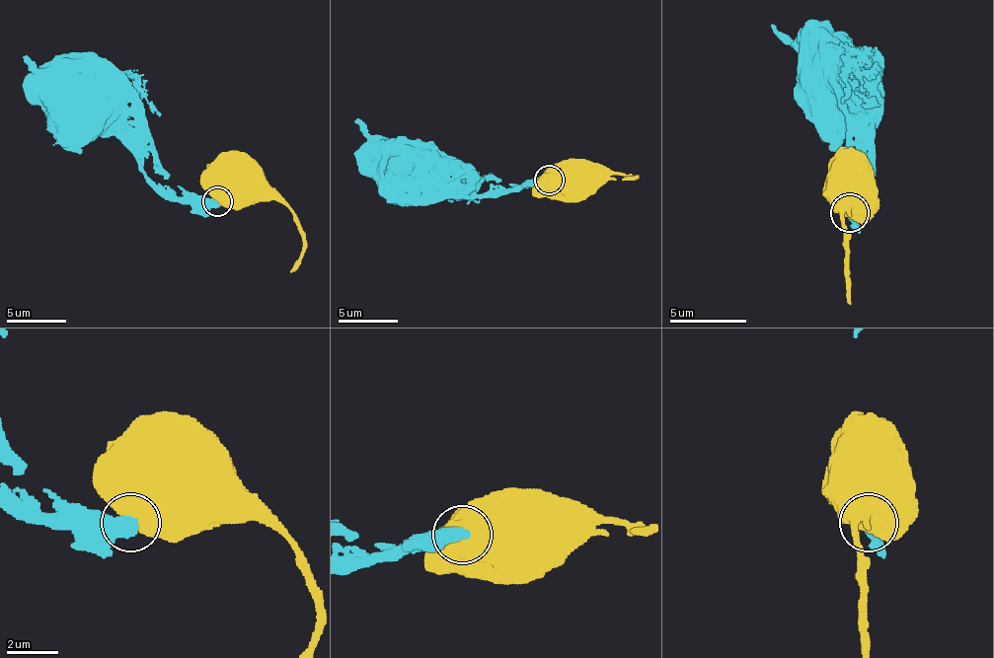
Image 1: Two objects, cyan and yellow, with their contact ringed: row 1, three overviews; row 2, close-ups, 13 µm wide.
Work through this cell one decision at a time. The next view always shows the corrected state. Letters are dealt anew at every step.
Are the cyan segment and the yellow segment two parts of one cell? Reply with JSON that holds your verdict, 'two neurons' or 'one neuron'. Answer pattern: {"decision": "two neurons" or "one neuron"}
{"decision": "two neurons"}

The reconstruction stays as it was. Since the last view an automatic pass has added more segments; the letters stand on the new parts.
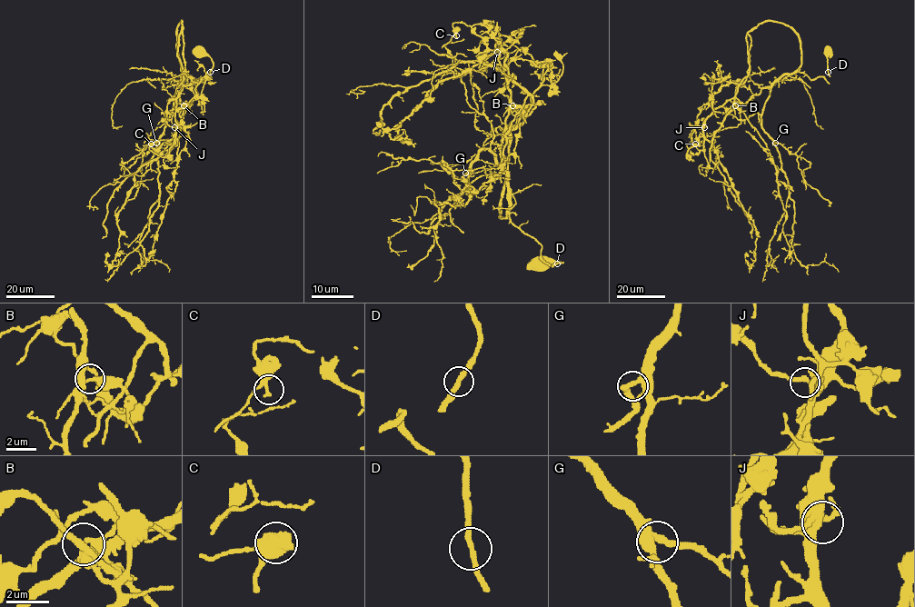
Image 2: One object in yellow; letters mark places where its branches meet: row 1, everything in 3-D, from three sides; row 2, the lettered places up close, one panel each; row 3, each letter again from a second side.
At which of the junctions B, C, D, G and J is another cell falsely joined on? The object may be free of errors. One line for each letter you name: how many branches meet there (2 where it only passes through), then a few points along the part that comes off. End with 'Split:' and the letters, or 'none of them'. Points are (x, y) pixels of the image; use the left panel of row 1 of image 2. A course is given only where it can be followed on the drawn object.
B: Branches: 2. Course of the part to remove: (183, 105), (190, 110), (194, 83), (185, 85), (175, 102), (177, 126), (174, 144), (169, 149), (171, 160)
Split: B

